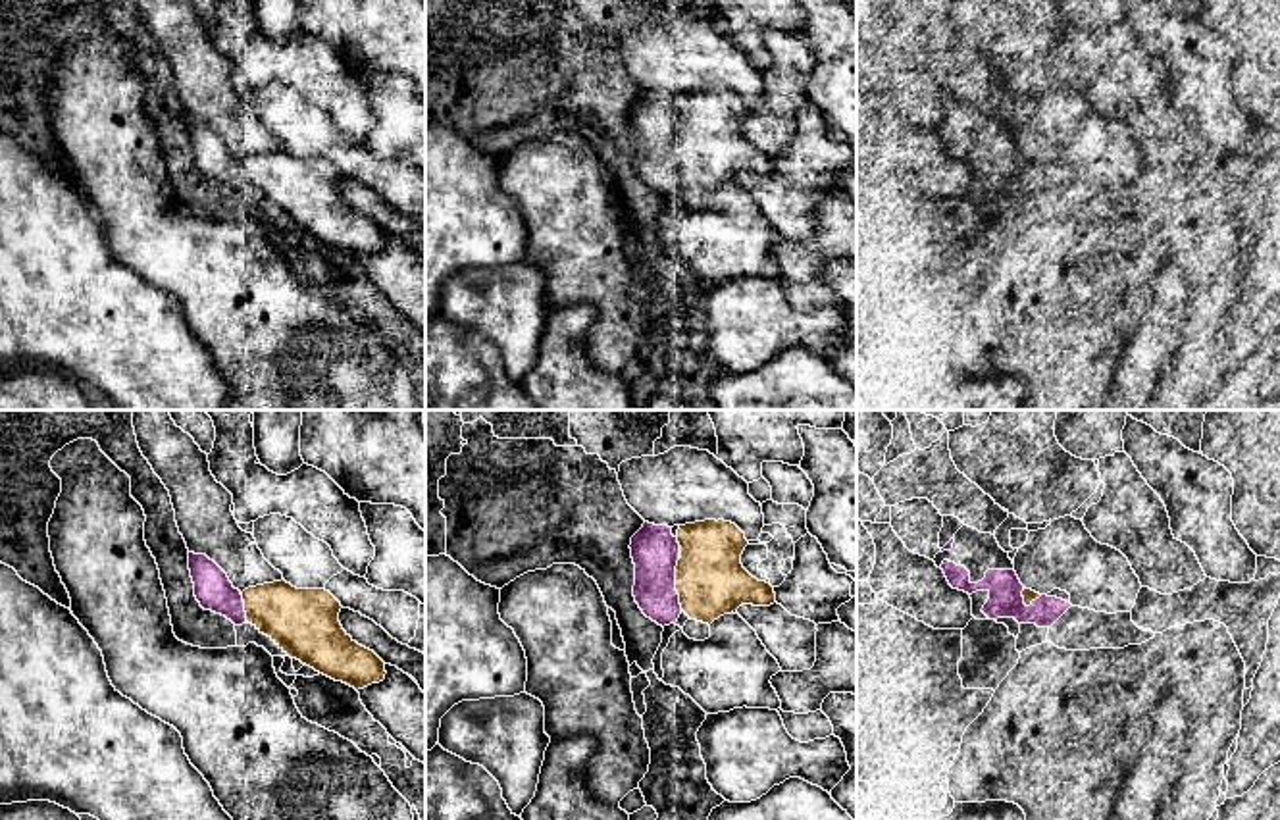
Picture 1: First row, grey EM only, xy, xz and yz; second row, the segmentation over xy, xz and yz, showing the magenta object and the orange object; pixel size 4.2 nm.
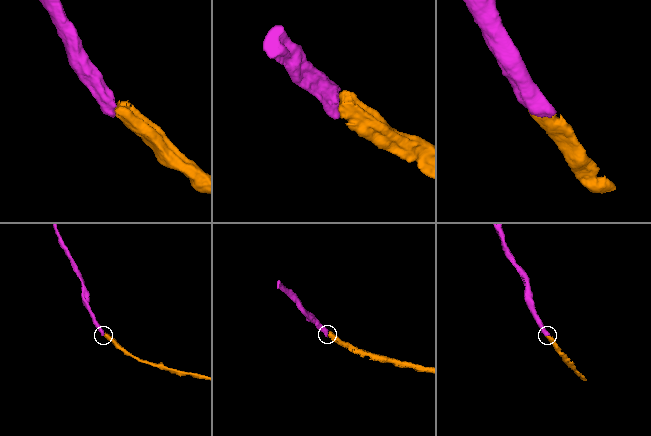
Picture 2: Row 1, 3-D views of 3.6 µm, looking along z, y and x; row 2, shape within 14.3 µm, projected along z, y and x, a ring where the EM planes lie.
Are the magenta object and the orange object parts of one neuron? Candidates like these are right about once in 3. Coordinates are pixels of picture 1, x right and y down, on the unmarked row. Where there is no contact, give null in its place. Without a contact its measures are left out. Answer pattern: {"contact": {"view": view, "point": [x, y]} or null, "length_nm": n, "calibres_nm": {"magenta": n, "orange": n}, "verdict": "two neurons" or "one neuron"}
{"contact": {"view": "xz", "point": [674, 153]}, "length_nm": 220, "calibres_nm": {"magenta": 200, "orange": 300}, "verdict": "one neuron"}

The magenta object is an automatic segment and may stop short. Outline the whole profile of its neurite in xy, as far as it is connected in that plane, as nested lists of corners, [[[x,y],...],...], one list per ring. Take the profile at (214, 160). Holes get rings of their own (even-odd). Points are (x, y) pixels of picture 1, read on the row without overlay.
[[[194,121],[189,139],[204,179],[235,194],[252,192],[291,227],[356,260],[385,248],[385,231],[343,198],[343,175],[329,160],[296,158],[281,148],[241,162],[214,129]]]

